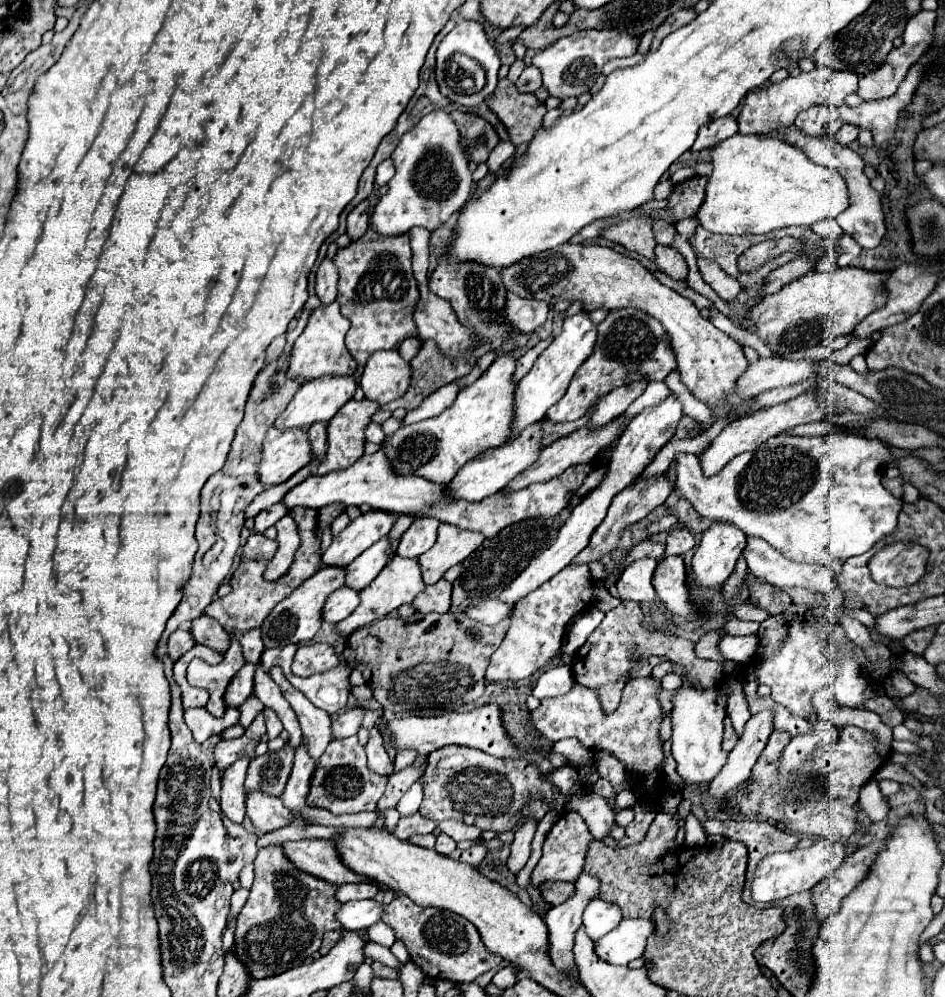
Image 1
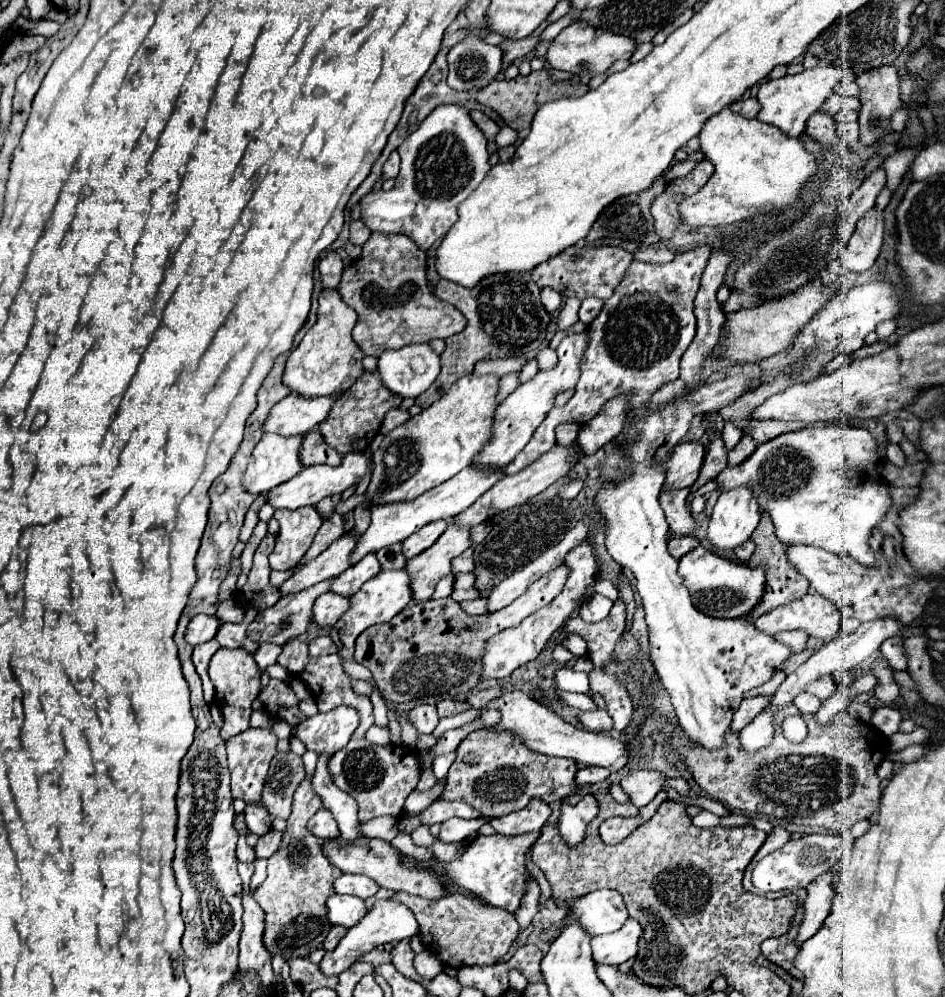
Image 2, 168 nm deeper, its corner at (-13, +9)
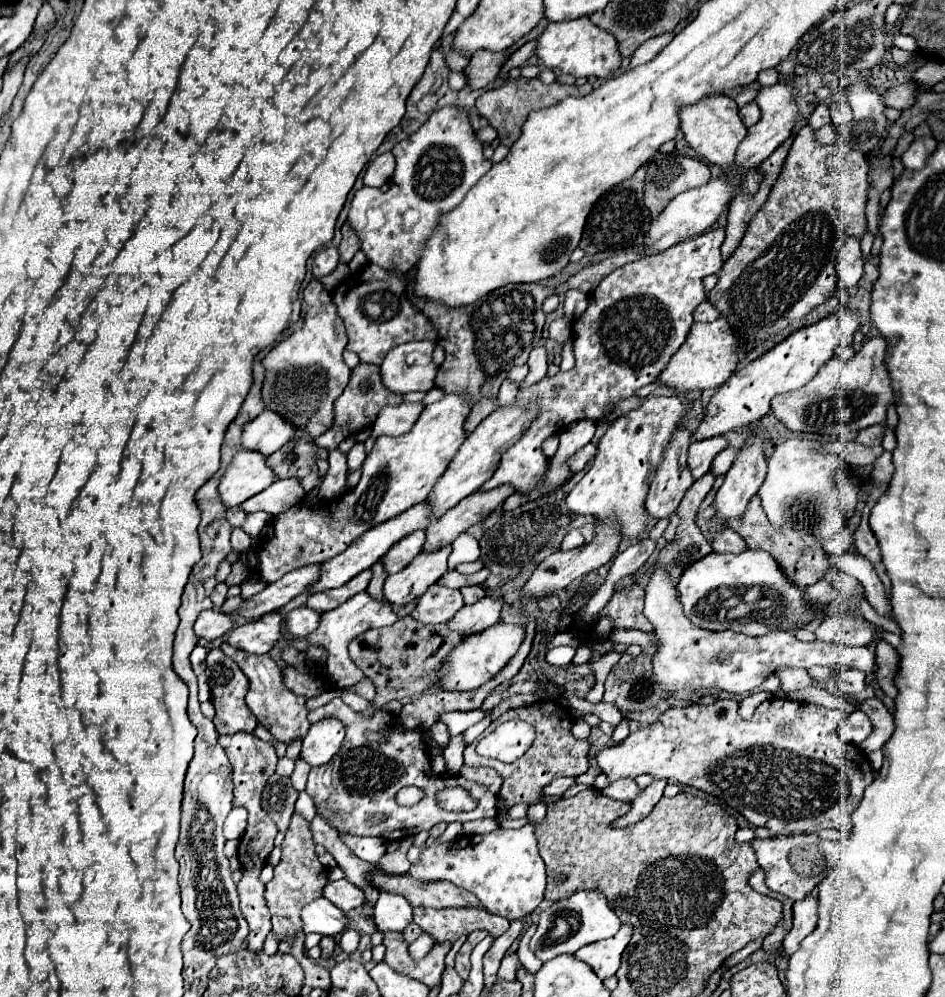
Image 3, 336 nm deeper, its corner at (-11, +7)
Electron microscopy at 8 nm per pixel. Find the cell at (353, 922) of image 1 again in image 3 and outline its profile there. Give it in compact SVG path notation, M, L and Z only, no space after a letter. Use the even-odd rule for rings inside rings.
M316 898L302 908L300 918L304 922L304 932L318 932L322 936L336 936L344 932L348 918L340 908L336 908L326 898Z

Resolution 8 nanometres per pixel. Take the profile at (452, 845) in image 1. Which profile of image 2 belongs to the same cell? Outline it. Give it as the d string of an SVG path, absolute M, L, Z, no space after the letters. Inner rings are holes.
M480 817L477 819L466 820L463 818L450 818L442 824L440 830L440 840L442 842L462 842L472 833L477 832L480 826L489 823L492 818Z

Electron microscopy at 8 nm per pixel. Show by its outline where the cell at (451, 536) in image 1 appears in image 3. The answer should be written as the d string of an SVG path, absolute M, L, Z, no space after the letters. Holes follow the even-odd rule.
M452 546L436 550L430 554L418 554L402 572L392 574L384 580L384 600L390 604L408 604L432 584L436 584L448 570L446 562L452 552Z

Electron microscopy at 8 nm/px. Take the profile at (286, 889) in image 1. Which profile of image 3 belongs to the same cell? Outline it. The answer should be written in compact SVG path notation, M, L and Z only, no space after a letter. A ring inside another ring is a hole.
M294 814L282 842L282 862L274 868L274 880L266 884L266 894L264 894L272 914L272 932L276 934L278 940L282 940L284 936L294 936L298 930L302 930L300 908L312 902L314 898L320 898L326 882L328 882L328 870L320 864L314 852L310 826L300 814Z

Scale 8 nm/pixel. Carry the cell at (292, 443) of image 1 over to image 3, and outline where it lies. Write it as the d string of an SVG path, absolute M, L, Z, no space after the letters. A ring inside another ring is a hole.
M240 450L220 478L218 490L224 506L234 508L268 488L272 482L274 472L266 466L266 456L252 450Z

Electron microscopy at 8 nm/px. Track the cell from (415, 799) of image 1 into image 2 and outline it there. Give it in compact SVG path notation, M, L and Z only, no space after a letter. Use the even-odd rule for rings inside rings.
M454 752L446 754L446 756L438 756L438 760L434 760L434 766L432 766L432 772L436 776L436 780L442 780L446 778L448 770L450 770L450 764L454 762Z

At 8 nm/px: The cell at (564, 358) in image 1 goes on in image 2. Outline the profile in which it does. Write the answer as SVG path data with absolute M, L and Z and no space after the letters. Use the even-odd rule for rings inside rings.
M588 328L584 332L578 332L578 334L570 334L566 336L558 348L556 348L556 354L558 354L558 362L554 368L550 370L540 370L532 380L520 384L496 410L496 422L494 422L494 438L492 442L488 442L484 446L484 450L474 458L474 464L478 466L484 466L484 468L500 468L500 466L506 466L514 460L514 456L518 456L518 452L522 452L522 448L528 444L528 440L532 438L534 430L542 424L542 420L548 416L548 412L554 408L554 402L556 402L556 396L560 396L562 392L570 390L576 386L578 382L578 376L580 376L580 362L582 362L582 356L586 352L586 344L590 342L590 332Z

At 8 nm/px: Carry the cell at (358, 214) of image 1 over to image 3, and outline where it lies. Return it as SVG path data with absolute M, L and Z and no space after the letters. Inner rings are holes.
M344 224L340 232L342 232L342 242L338 246L338 250L340 250L340 262L348 264L352 260L352 256L360 250L360 240L358 240L358 236L354 234L354 230L348 224Z

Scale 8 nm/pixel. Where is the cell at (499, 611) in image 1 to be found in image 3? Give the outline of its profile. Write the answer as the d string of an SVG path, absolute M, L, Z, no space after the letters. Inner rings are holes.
M434 584L418 598L410 616L424 624L440 624L450 620L460 608L462 608L460 590Z

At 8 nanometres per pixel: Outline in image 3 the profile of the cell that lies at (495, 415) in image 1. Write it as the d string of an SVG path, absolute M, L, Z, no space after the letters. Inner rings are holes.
M446 394L440 402L424 408L408 434L398 438L380 436L376 440L372 452L362 464L360 482L350 492L334 502L318 502L316 506L302 500L290 510L278 514L274 518L274 538L256 546L258 566L254 572L260 580L270 584L300 566L326 562L366 530L424 502L464 442L464 420L468 414L470 406L462 394Z

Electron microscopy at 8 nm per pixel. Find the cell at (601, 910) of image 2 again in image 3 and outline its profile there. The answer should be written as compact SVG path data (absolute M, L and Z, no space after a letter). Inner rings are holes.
M580 890L540 912L538 930L530 940L530 950L536 954L536 958L548 962L560 954L574 954L586 944L610 938L620 930L620 926L620 918L610 910L606 898L598 890Z

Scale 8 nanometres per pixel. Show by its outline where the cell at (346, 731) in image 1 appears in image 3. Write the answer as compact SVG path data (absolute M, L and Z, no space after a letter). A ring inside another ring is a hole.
M324 718L310 726L306 738L302 740L300 758L310 766L322 766L332 760L332 756L340 750L344 740L344 726L340 720Z

